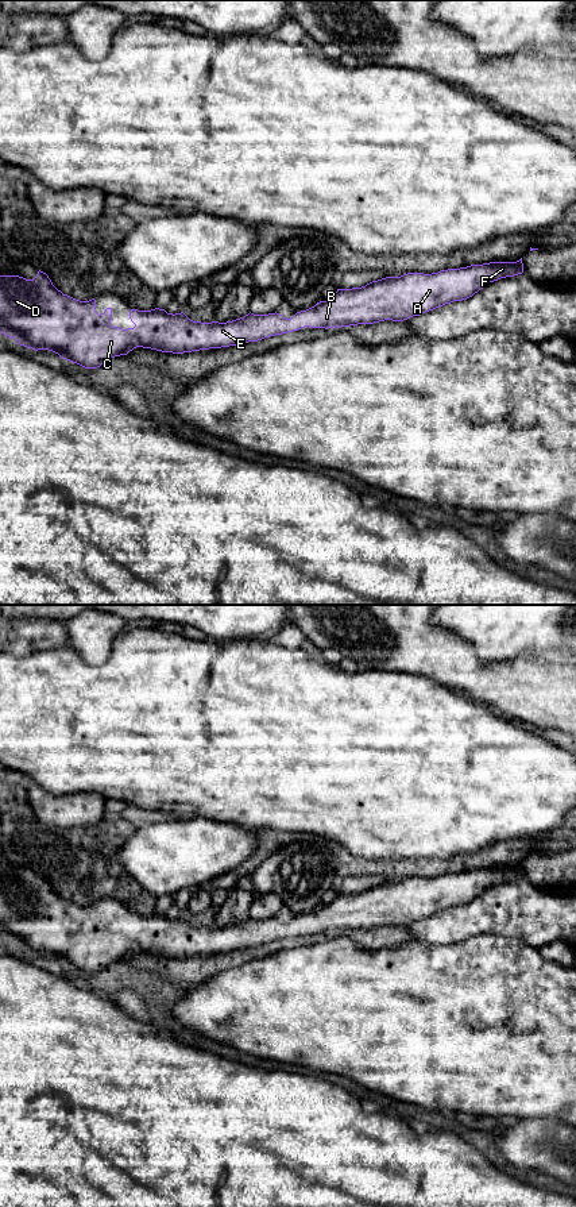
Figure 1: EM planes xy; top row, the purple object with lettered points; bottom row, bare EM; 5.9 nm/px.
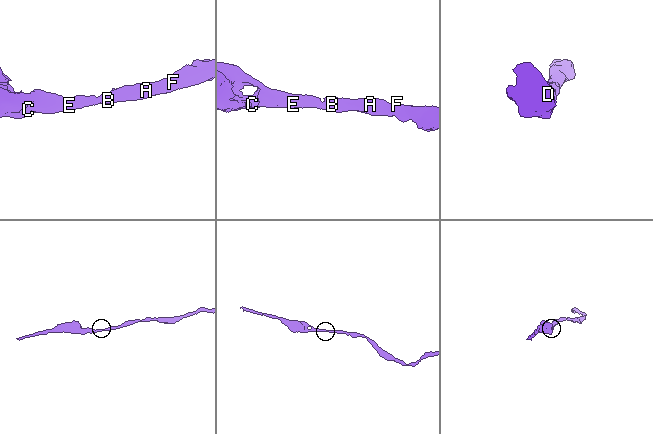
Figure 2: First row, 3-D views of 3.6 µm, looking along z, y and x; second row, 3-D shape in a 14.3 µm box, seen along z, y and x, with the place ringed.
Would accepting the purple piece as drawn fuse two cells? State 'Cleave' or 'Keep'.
Keep

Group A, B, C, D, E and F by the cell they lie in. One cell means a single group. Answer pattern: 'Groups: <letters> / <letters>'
Groups: A B C D E F

